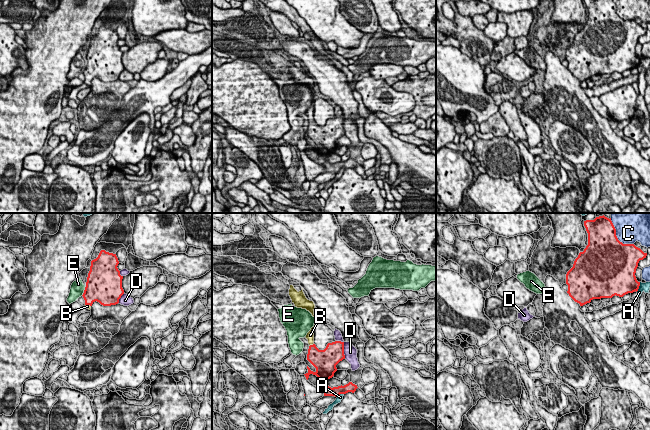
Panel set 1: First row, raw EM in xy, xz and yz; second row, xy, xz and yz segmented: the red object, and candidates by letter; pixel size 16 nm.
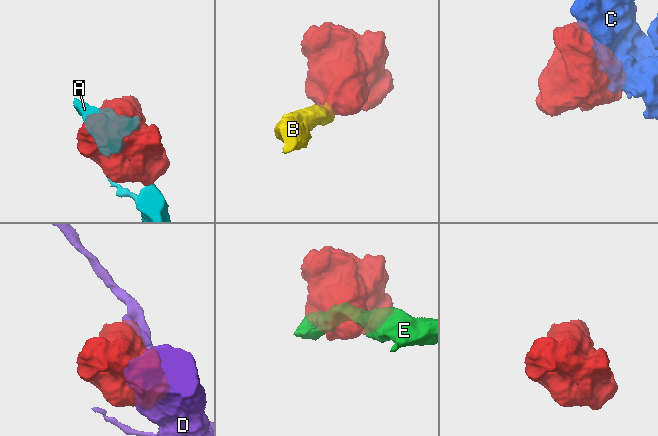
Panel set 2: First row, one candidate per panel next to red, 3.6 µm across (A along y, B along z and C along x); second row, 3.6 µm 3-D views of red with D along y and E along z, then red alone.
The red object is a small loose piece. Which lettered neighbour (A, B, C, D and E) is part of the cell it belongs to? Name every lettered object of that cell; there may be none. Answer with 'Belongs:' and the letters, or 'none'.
Belongs: B

